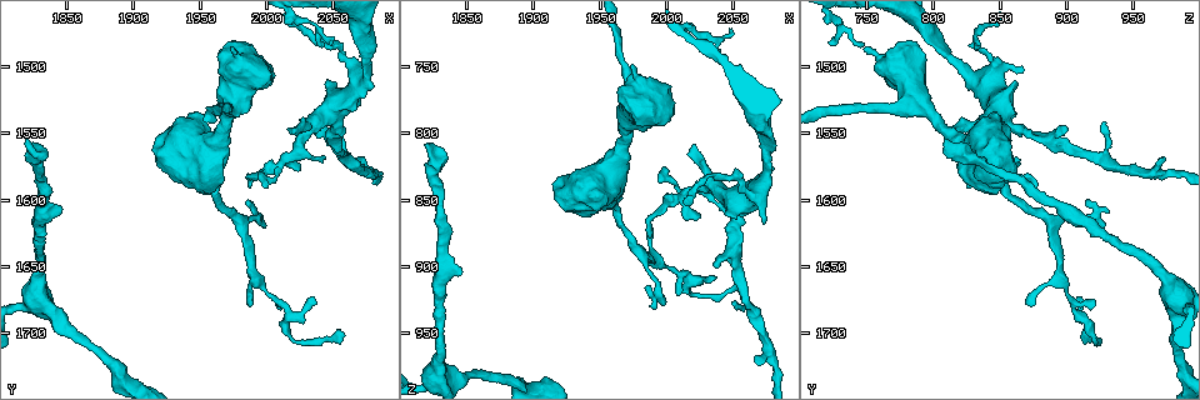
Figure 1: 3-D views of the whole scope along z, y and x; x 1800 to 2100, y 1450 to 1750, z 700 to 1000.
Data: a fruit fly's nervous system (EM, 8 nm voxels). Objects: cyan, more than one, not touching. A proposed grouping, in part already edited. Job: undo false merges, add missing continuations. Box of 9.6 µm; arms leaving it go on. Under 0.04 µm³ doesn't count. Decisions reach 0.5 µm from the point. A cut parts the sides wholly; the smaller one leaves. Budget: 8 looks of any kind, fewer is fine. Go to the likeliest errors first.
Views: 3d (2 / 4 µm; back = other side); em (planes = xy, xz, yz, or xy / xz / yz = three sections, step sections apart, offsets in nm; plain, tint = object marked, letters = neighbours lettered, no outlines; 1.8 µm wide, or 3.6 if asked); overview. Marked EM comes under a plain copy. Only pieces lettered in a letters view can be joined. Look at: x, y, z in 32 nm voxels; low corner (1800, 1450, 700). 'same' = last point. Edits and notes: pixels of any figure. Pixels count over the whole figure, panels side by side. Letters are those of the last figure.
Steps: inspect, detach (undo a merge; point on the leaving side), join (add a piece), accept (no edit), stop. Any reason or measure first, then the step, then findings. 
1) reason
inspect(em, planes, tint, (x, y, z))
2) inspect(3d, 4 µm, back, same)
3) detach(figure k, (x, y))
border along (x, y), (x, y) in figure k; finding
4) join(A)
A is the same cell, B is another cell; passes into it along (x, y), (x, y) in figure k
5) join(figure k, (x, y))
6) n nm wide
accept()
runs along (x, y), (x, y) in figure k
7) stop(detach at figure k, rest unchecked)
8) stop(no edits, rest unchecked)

long arm stops here
inspect(em, planes, letters, (1820, 1556, 810))

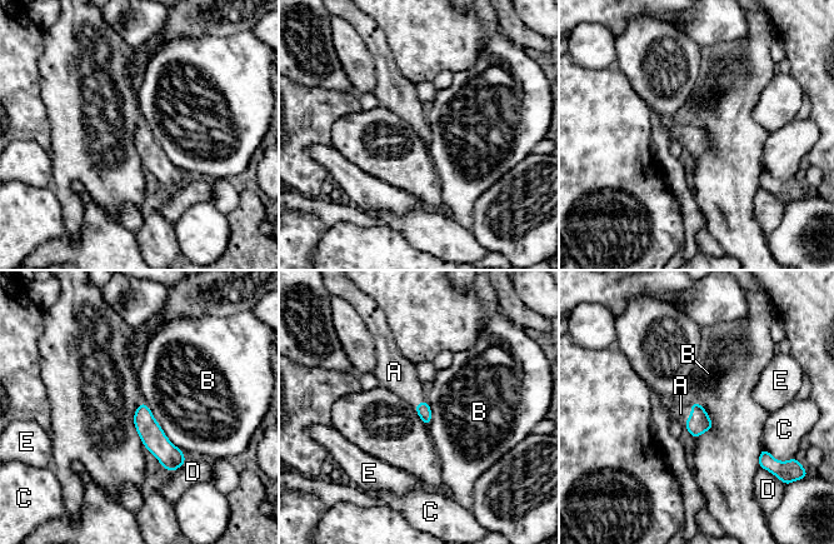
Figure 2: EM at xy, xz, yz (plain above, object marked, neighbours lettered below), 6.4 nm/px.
join(A)
A is the same cell, B, C, D and E are other cells; passes into it along (699, 422), (690, 415), (680, 413) in figure 2; the neuron continues

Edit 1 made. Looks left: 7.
stops while still wide
inspect(3d, 2 µm, (1972, 1488, 748))

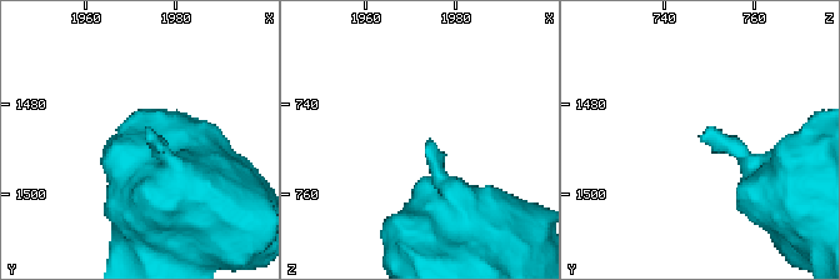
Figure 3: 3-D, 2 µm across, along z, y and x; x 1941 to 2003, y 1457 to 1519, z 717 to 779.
inspect(em, yz, step 8, letters, (1973, 1486, 749))

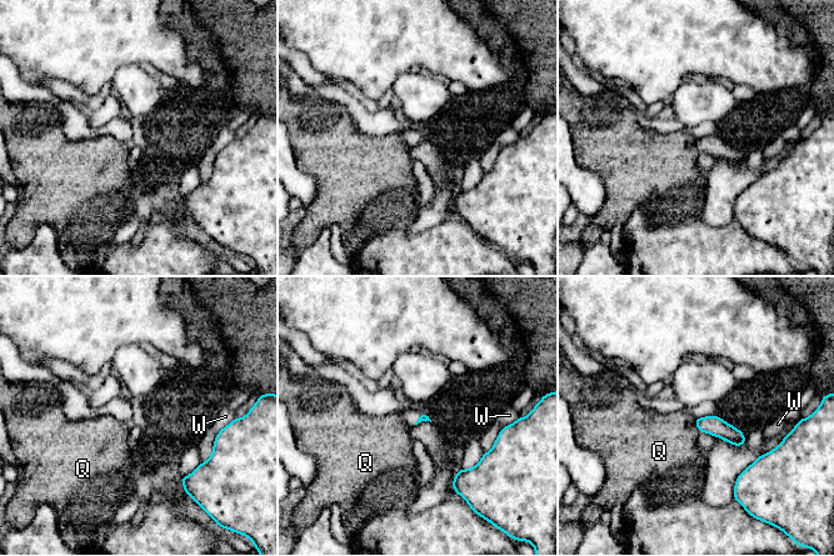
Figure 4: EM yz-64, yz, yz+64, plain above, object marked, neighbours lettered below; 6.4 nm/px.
accept()
Q and W are other cells; border along (695, 419), (695, 426), (699, 430) in figure 4; none of them fits

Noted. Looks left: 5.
branch stops here
inspect(3d, 4 µm, (2072, 1504, 866))

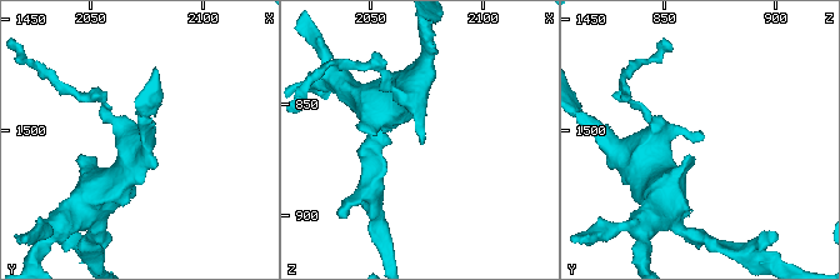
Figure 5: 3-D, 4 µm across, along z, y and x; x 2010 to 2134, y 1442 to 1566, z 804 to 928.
inspect(em, 3.6 µm, planes, letters, (2072, 1504, 867))

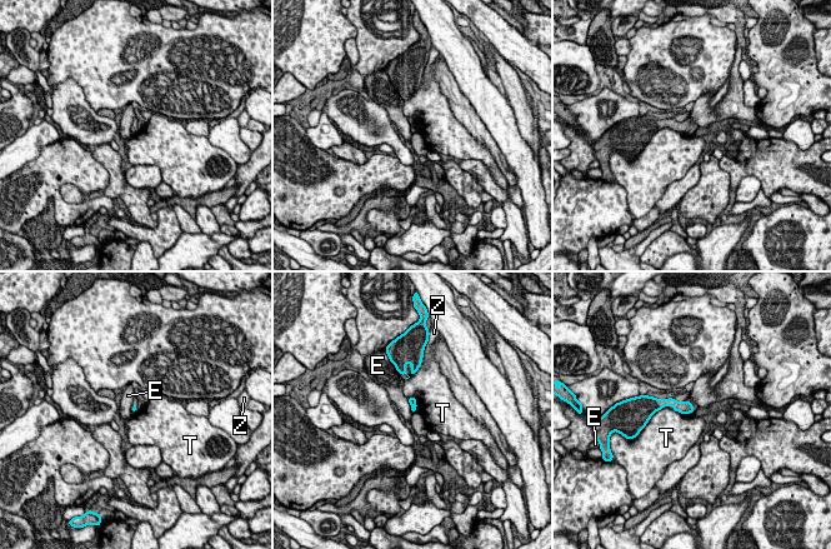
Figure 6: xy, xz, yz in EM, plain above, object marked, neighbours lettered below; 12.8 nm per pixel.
T touches over 220 nm
accept()
E, T and Z are other cells; none of them fits

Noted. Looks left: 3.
stop(join at figure 2, rest unchecked)

